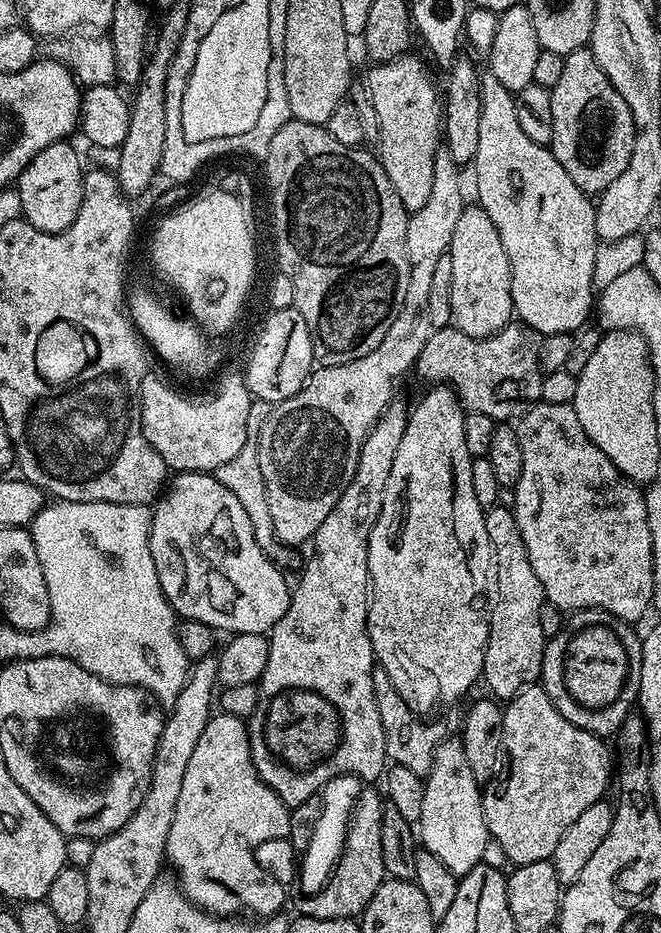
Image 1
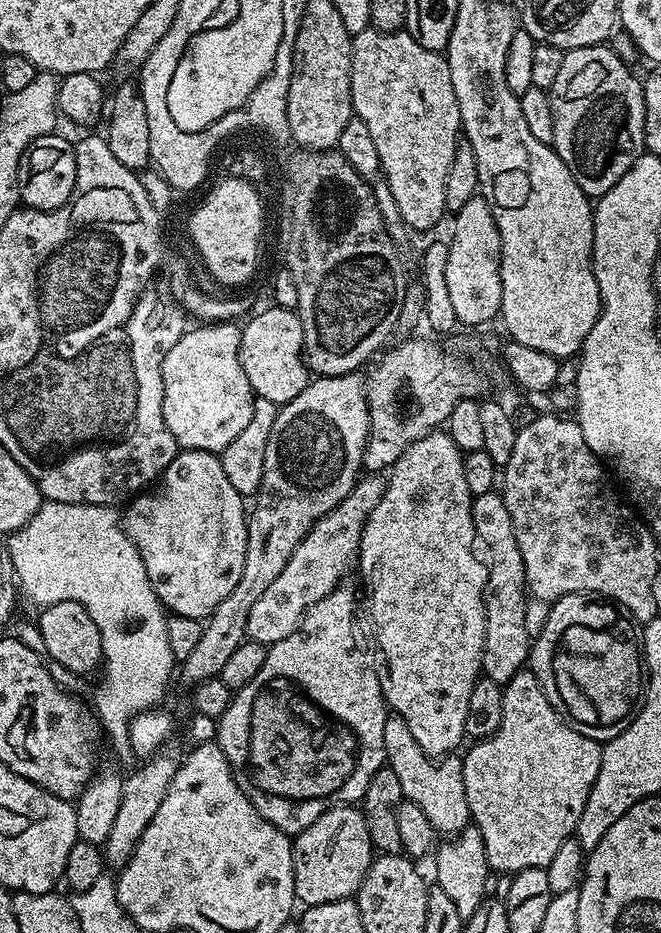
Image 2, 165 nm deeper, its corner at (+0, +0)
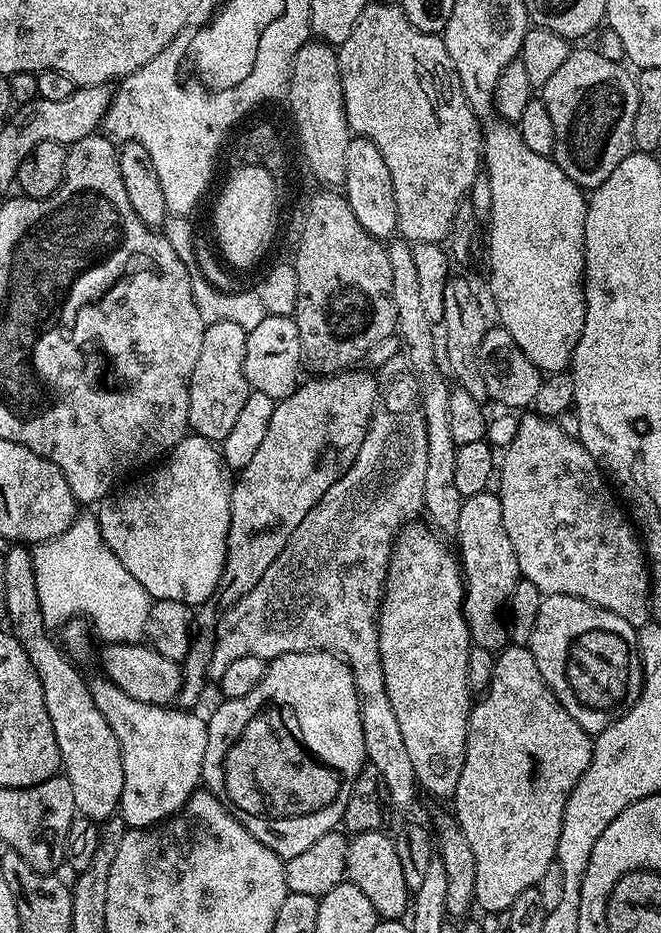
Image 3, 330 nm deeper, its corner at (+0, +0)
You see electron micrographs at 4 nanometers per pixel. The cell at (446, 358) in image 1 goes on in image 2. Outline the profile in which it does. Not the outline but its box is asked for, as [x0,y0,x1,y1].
[363,340,490,474]

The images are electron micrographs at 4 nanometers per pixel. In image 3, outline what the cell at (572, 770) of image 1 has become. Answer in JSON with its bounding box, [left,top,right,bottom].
[454,643,593,914]

